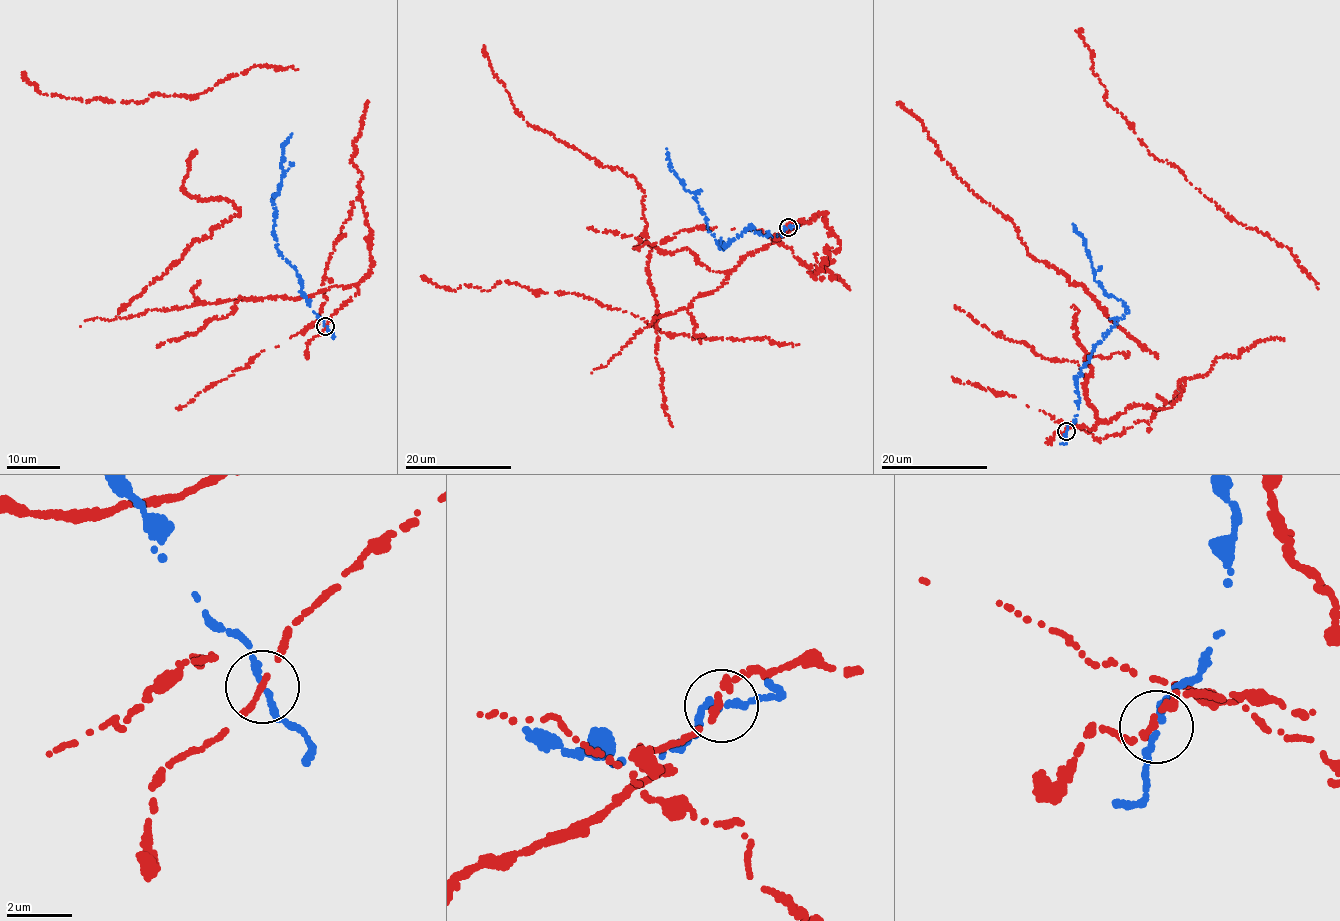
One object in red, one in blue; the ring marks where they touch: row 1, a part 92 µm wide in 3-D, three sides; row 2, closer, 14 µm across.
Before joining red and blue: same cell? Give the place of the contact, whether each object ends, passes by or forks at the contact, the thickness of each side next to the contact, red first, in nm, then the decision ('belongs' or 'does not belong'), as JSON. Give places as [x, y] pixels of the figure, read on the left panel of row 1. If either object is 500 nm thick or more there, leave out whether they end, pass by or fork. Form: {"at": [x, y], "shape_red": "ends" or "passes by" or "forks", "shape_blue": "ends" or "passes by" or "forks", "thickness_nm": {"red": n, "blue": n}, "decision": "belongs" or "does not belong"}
{"at": [325, 326], "shape_red": "ends", "shape_blue": "ends", "thickness_nm": {"red": 240, "blue": 300}, "decision": "does not belong"}

